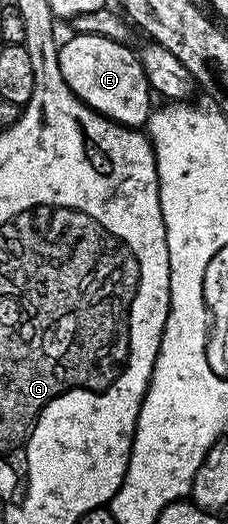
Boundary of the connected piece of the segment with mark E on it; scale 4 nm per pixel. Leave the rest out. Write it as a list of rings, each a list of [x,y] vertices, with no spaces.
[[[78,32],[74,38],[67,39],[65,43],[62,41],[59,47],[61,78],[70,86],[72,94],[120,126],[141,128],[148,123],[151,113],[149,81],[141,67],[138,51],[132,50],[132,45],[116,42],[107,36]]]

